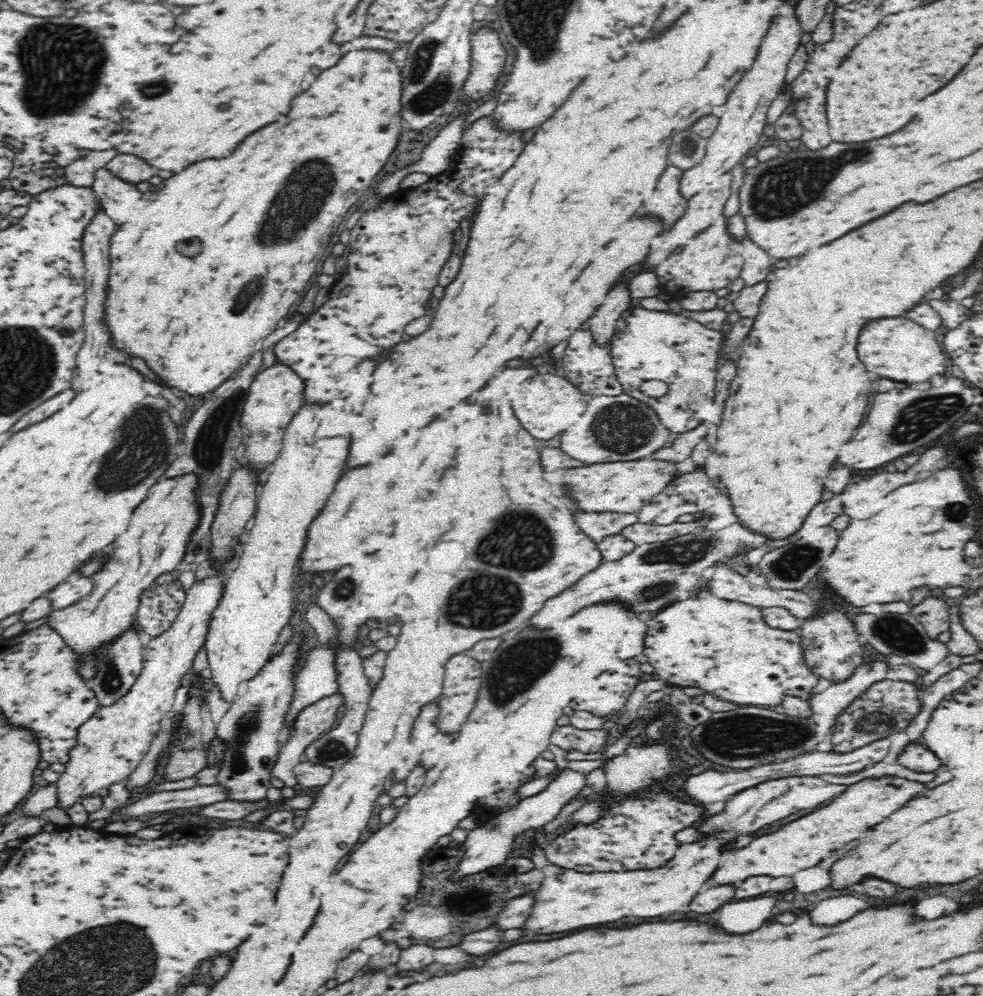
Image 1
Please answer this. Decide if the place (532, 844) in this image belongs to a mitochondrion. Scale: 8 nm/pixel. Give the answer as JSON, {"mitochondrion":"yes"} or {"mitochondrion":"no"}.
{"mitochondrion":"no"}

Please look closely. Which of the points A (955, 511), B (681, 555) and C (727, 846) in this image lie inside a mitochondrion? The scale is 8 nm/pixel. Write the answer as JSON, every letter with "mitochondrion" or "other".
{"A":"mitochondrion","B":"mitochondrion","C":"other"}

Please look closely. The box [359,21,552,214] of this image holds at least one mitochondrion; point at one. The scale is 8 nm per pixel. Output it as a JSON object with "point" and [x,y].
{"point":[430,88]}

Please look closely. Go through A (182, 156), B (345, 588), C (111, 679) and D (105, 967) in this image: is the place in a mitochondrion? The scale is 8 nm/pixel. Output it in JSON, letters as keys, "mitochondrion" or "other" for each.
{"A":"other","B":"mitochondrion","C":"mitochondrion","D":"mitochondrion"}

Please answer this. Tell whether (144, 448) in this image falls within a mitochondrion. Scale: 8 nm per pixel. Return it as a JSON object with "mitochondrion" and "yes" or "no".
{"mitochondrion":"yes"}

